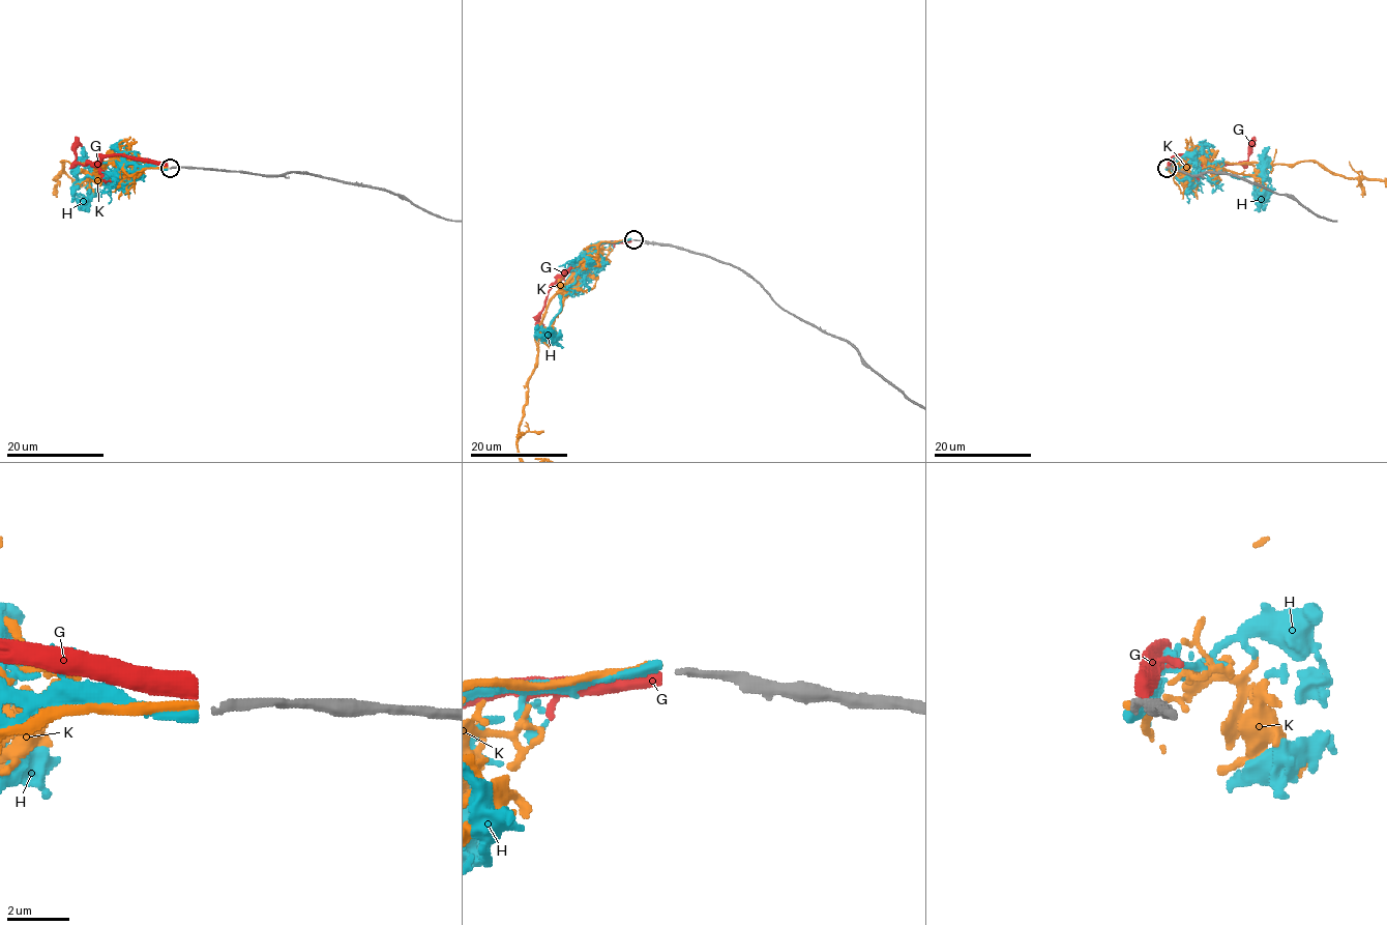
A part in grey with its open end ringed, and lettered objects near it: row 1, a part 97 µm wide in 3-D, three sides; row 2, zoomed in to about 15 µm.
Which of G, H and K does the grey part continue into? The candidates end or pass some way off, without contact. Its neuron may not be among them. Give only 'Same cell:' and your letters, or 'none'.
Same cell: H

